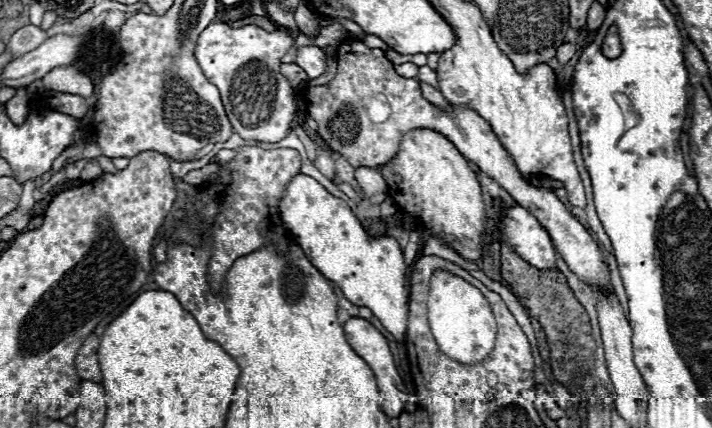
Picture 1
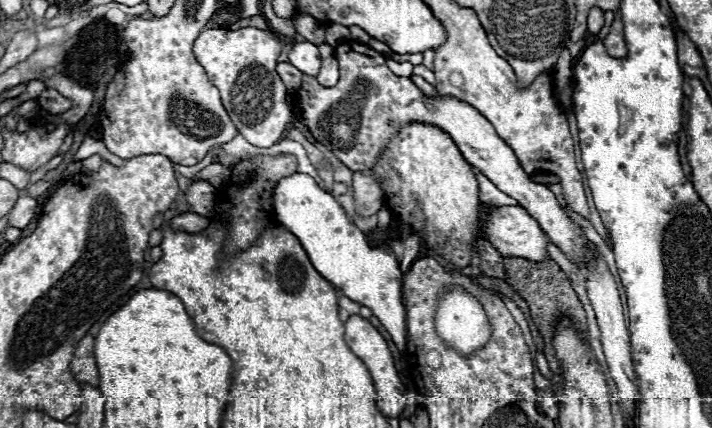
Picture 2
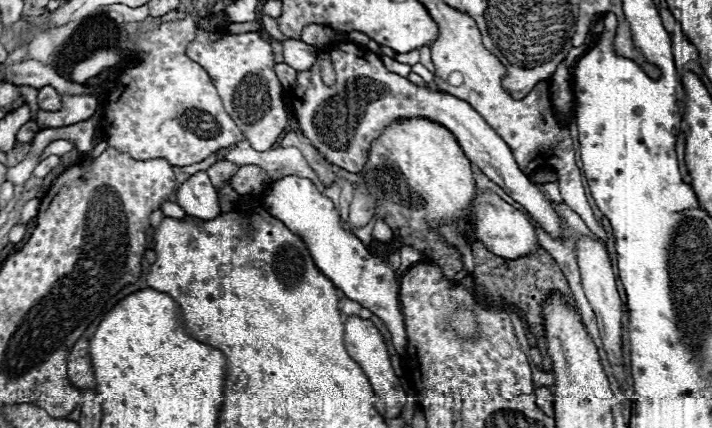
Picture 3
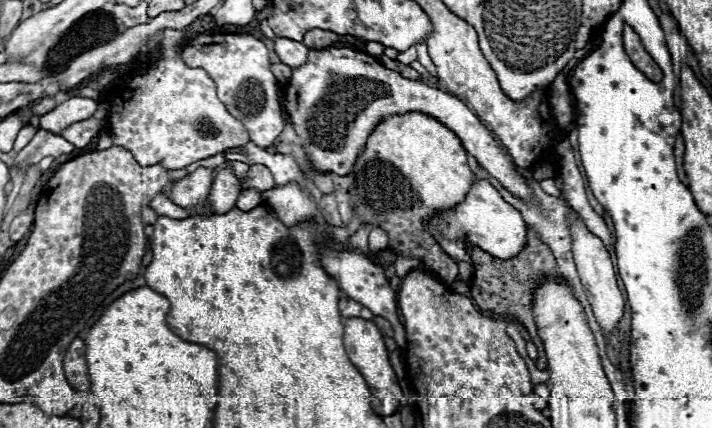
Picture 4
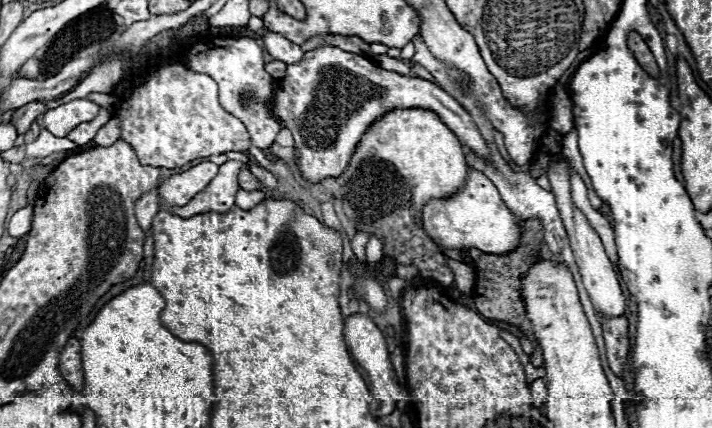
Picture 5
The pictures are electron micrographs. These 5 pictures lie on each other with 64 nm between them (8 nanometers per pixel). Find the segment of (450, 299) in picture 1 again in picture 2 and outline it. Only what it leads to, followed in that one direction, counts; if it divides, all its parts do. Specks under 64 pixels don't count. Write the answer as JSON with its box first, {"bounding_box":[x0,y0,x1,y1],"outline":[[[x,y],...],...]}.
{"bounding_box":[436,288,490,354],"outline":[[[458,288],[440,298],[436,330],[448,346],[462,354],[470,354],[490,340],[490,326],[480,302]]]}

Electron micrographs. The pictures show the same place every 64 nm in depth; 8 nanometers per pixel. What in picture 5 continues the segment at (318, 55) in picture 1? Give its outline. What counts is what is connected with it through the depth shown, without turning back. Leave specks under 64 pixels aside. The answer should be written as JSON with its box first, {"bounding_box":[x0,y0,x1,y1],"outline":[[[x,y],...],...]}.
{"bounding_box":[262,32,304,64],"outline":[[[268,32],[262,36],[262,42],[264,42],[264,48],[268,50],[268,54],[272,54],[276,60],[286,62],[286,64],[296,64],[304,56],[302,48],[296,46],[294,42],[290,42],[288,38],[284,38],[282,34]]]}

